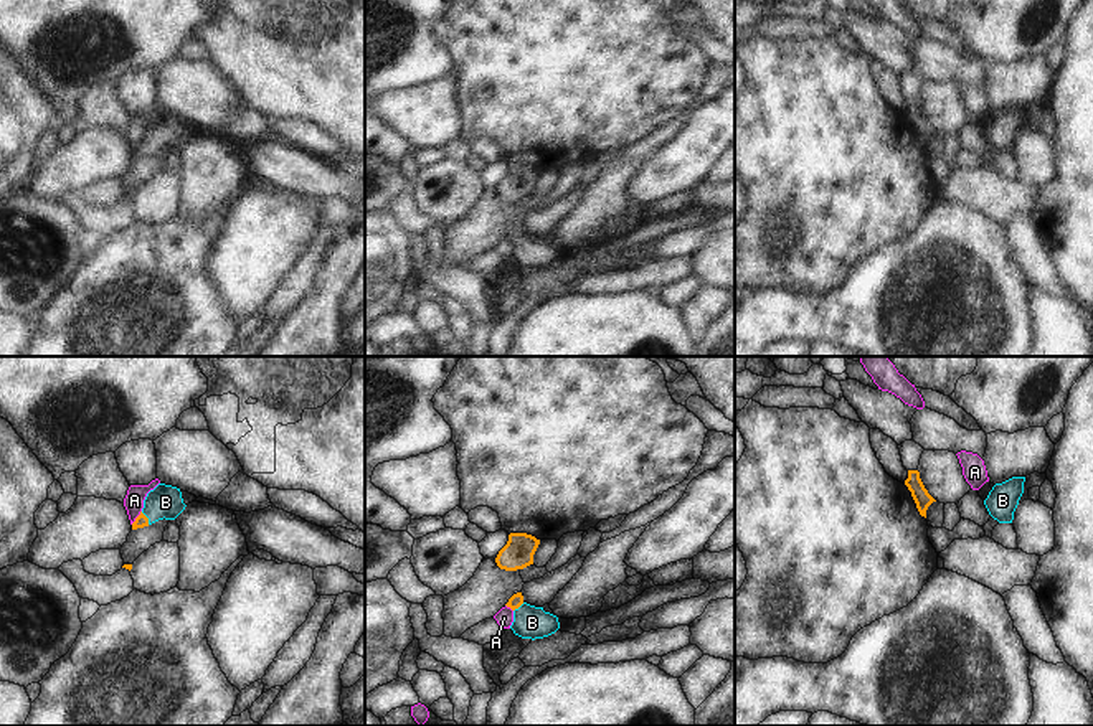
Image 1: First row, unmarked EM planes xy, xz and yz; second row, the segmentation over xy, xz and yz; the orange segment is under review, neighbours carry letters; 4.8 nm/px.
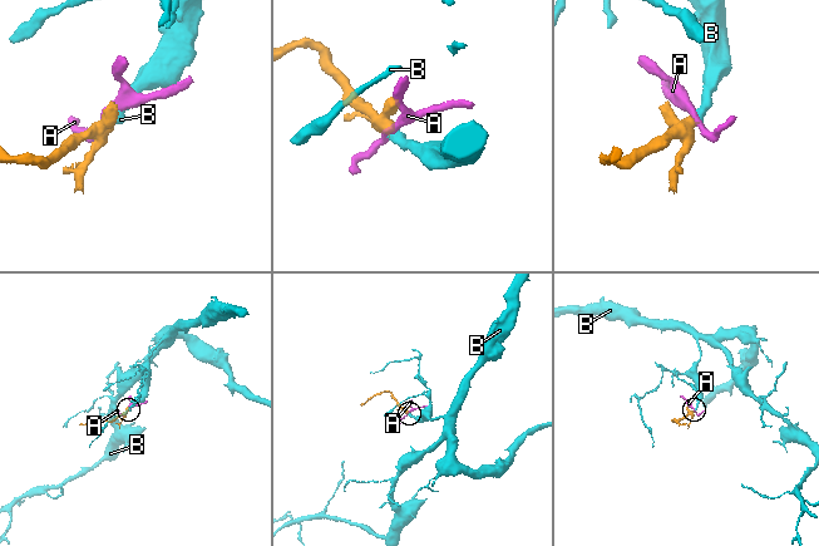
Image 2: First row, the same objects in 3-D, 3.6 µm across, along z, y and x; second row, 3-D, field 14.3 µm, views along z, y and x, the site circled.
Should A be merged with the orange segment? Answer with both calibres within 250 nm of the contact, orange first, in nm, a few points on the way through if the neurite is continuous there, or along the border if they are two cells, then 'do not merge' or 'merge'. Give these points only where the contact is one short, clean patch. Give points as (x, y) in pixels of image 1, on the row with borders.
60/100 nm | along xy (141, 510), (131, 523) | do not merge

